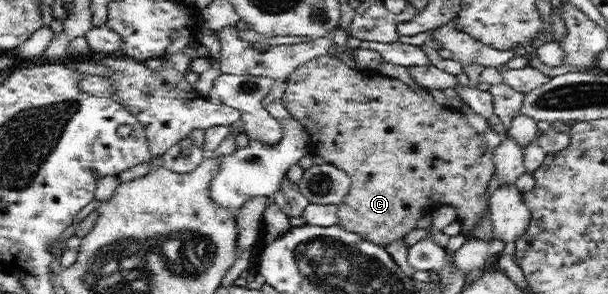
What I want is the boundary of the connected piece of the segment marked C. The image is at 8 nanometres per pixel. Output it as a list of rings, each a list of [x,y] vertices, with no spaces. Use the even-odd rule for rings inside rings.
[[[326,53],[320,57],[314,57],[298,67],[288,75],[288,83],[283,95],[280,97],[281,103],[286,107],[288,113],[299,124],[304,126],[309,135],[308,147],[309,153],[312,155],[320,155],[328,160],[328,164],[335,165],[343,169],[351,177],[351,186],[348,195],[337,205],[337,224],[341,228],[352,233],[359,233],[368,241],[376,242],[378,245],[385,246],[386,243],[404,237],[412,229],[416,228],[416,221],[423,210],[433,211],[441,205],[451,205],[456,210],[457,220],[461,225],[461,233],[466,236],[466,242],[471,242],[477,239],[475,229],[486,219],[489,211],[489,193],[490,182],[494,179],[494,162],[493,152],[491,152],[486,143],[484,135],[478,135],[467,122],[467,116],[461,113],[458,109],[447,107],[440,107],[434,100],[432,93],[428,88],[412,89],[410,85],[401,82],[398,79],[387,79],[376,77],[369,78],[364,75],[364,69],[354,70],[350,69],[336,58]]]

